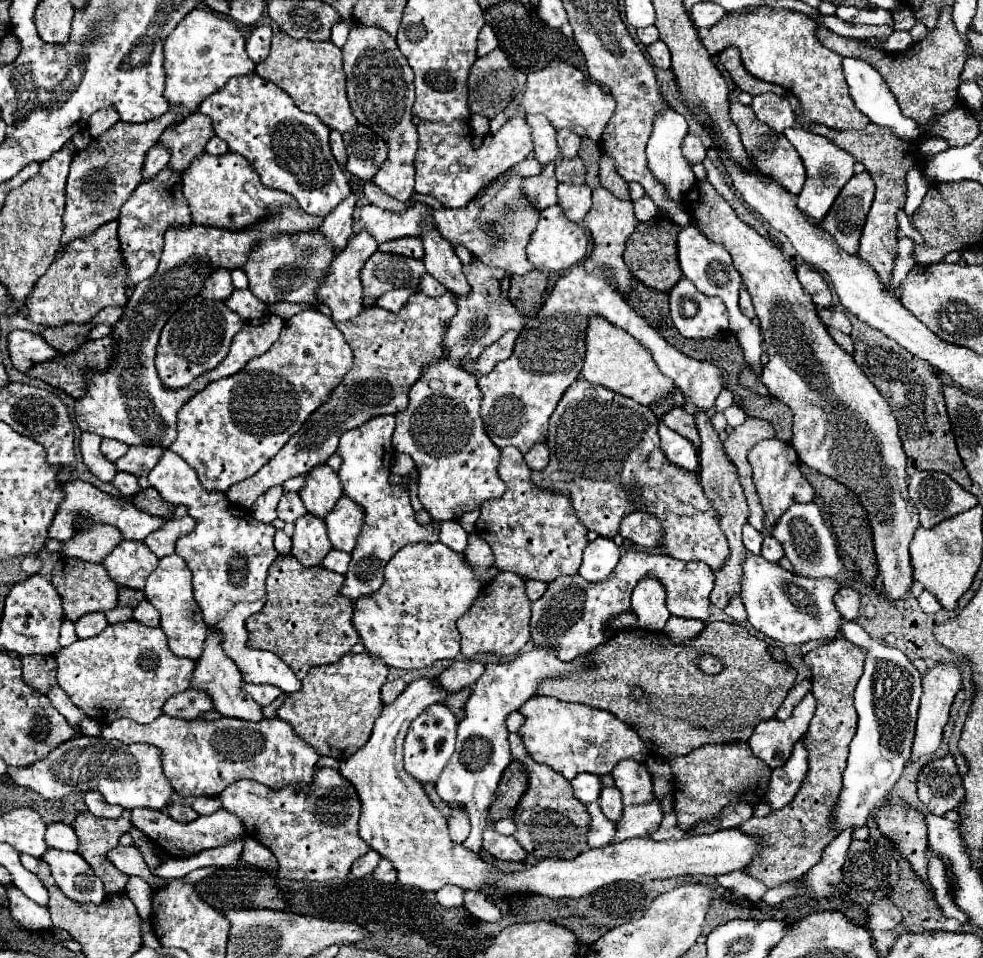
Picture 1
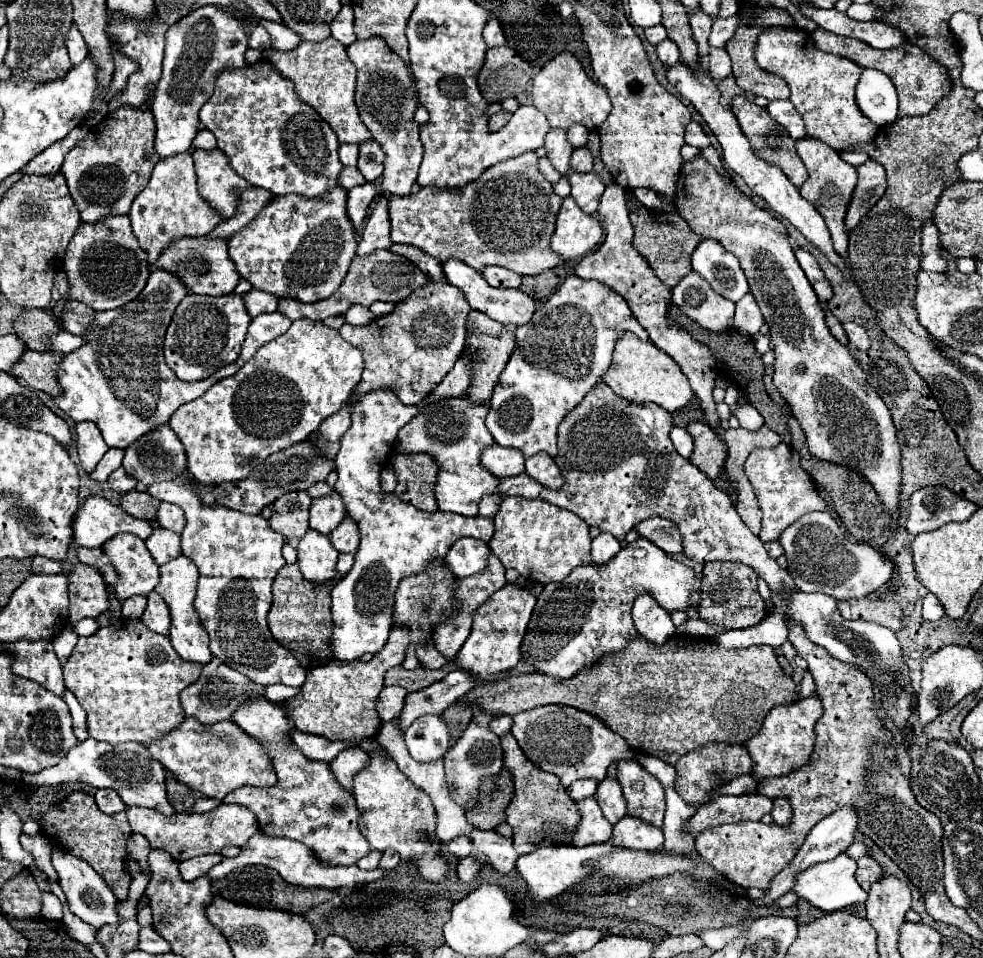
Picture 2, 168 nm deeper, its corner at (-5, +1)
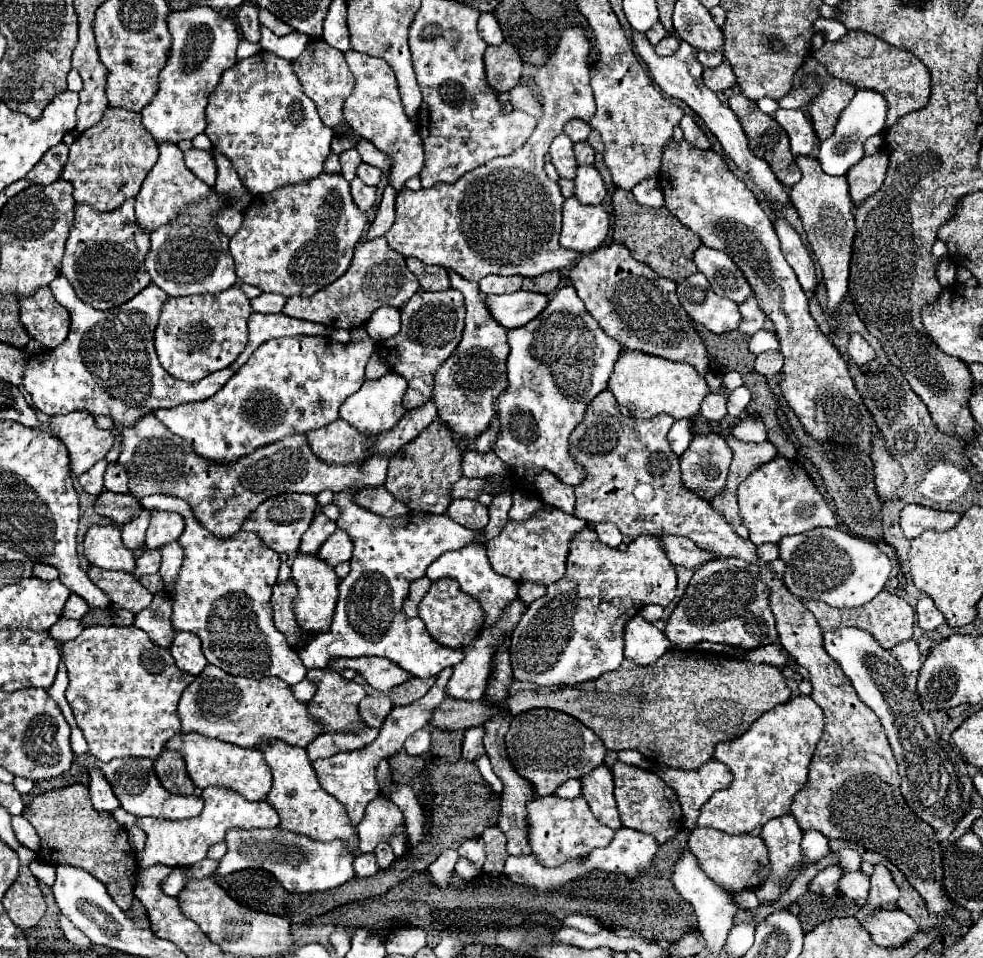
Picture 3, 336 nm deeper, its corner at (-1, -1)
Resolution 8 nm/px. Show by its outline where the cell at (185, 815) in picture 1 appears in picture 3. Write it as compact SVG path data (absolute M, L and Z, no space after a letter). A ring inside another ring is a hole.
M163 751L159 759L155 759L155 771L163 787L173 795L193 795L195 785L191 783L185 763L181 755L173 755L169 751Z

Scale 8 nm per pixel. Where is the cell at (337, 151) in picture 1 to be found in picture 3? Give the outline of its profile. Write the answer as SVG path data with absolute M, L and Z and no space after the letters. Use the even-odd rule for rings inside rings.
M347 149L343 153L339 153L339 161L341 161L341 167L343 167L343 177L347 181L351 181L355 177L355 171L357 171L357 165L361 163L361 157L355 149Z

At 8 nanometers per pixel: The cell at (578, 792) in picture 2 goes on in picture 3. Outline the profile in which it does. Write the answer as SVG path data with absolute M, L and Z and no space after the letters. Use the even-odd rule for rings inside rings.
M569 779L567 783L563 783L559 787L559 791L555 791L557 797L565 797L565 799L573 799L573 797L579 797L581 795L581 781L575 781L575 779Z

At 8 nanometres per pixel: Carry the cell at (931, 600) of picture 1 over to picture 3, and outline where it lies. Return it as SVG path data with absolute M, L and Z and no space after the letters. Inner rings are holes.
M923 597L917 601L917 625L925 631L937 629L941 623L945 623L943 613L933 605L929 597Z

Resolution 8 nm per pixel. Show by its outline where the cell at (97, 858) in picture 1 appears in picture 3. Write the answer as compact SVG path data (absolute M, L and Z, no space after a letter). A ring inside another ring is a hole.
M71 785L35 797L25 807L23 817L35 827L37 835L41 837L41 861L53 865L67 863L89 871L95 879L105 883L109 895L123 911L131 907L131 873L135 867L135 851L131 849L129 835L111 813L99 813L93 809L85 785Z

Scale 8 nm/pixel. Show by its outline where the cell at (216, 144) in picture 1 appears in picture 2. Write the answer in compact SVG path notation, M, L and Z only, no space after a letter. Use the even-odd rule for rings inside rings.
M203 129L203 131L199 131L197 137L193 139L193 147L195 147L195 149L215 149L215 147L217 147L217 139L215 139L207 129Z

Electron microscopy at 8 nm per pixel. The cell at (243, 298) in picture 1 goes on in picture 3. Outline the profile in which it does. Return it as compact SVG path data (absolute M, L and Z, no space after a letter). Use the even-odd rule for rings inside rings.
M261 293L259 297L251 299L251 307L255 313L279 313L283 309L283 303L287 297L275 295L275 293Z

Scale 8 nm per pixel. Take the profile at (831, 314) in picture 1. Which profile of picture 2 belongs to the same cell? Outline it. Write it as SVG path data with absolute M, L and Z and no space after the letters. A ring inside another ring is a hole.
M843 323L843 329L849 337L849 347L855 347L859 351L867 351L871 345L871 339L867 337L867 331L859 327L857 323Z

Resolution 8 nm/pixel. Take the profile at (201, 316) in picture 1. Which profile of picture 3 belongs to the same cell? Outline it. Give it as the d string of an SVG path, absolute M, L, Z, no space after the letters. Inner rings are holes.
M237 285L217 295L169 297L155 329L155 351L163 369L181 381L201 381L209 373L225 369L247 345L247 321L251 313L249 299Z

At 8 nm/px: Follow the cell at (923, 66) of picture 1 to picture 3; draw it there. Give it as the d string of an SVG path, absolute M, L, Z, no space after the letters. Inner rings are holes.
M849 31L845 37L841 37L835 43L823 43L821 49L813 51L813 57L821 61L831 75L855 83L855 87L875 89L885 95L889 111L887 111L887 127L891 127L899 117L919 111L929 103L931 93L931 77L929 69L909 51L897 49L889 43L885 43L879 37L873 37L865 31Z

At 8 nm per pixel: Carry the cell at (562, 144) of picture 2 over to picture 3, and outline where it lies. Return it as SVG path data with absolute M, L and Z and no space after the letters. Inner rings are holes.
M565 133L557 135L549 147L549 155L551 155L551 163L555 165L555 169L559 171L559 175L563 179L575 179L575 155L573 155L573 143L571 139L567 139Z

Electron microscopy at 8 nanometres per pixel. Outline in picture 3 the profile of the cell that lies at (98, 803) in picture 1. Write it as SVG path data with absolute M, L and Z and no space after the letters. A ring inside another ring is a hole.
M91 771L91 785L89 785L89 793L91 793L91 801L95 811L115 811L119 807L119 799L113 795L111 785L107 783L107 779L101 775L101 771Z

